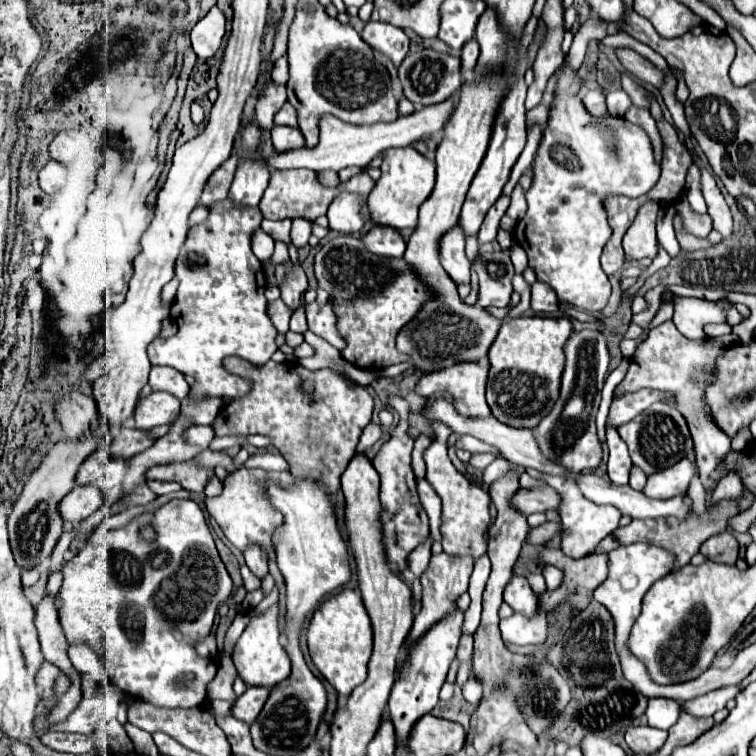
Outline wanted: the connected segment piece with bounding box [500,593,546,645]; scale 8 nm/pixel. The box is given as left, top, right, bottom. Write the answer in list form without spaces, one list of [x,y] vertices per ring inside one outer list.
[[[542,595],[538,601],[538,615],[534,619],[526,619],[526,615],[512,615],[500,621],[502,639],[516,645],[538,645],[546,637],[546,611],[542,605]]]

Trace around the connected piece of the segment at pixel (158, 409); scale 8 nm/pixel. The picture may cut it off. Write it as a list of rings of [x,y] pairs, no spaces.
[[[150,393],[134,411],[136,429],[152,429],[156,425],[170,425],[180,413],[180,401],[168,393]]]

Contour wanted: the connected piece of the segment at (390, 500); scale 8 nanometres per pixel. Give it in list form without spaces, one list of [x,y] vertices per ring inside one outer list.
[[[391,396],[390,405],[397,410],[401,421],[394,427],[390,439],[382,445],[378,455],[372,459],[372,463],[380,475],[382,529],[386,533],[394,533],[394,545],[386,543],[386,555],[388,555],[390,563],[394,563],[402,573],[406,573],[408,571],[408,567],[406,567],[408,553],[428,537],[430,529],[428,529],[428,515],[426,515],[426,511],[418,499],[418,493],[416,493],[416,477],[411,466],[414,439],[407,433],[409,404],[398,396]]]

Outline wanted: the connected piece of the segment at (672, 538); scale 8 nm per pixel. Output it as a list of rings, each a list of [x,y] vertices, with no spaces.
[[[746,491],[744,493],[744,501],[740,503],[740,507],[734,507],[732,503],[720,503],[716,505],[714,509],[706,509],[706,513],[702,517],[698,517],[696,513],[690,513],[686,519],[676,519],[676,517],[662,517],[662,519],[634,519],[628,527],[618,527],[618,531],[610,533],[620,547],[624,545],[630,545],[630,543],[650,543],[650,545],[658,545],[658,547],[666,547],[666,551],[670,551],[674,557],[674,567],[672,571],[678,571],[682,569],[684,565],[690,563],[692,555],[698,553],[698,547],[702,545],[702,541],[706,541],[708,537],[716,535],[716,533],[722,533],[722,531],[728,531],[728,519],[732,519],[734,515],[738,515],[740,511],[744,511],[750,503],[752,503],[752,493]]]

